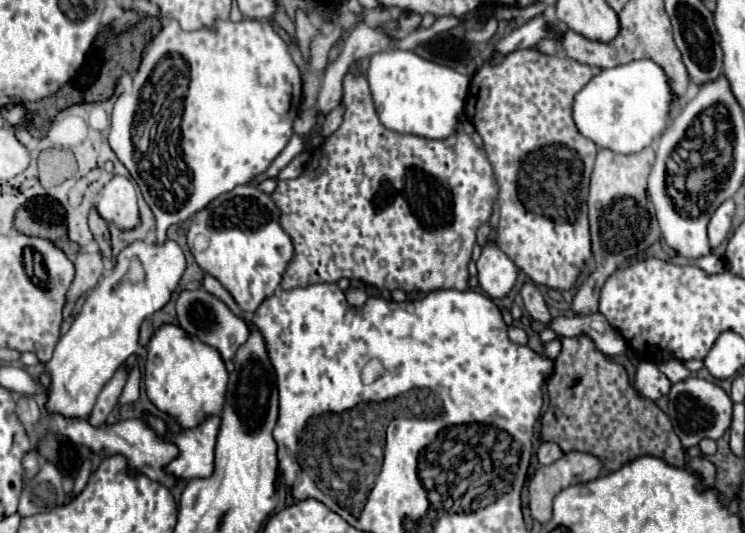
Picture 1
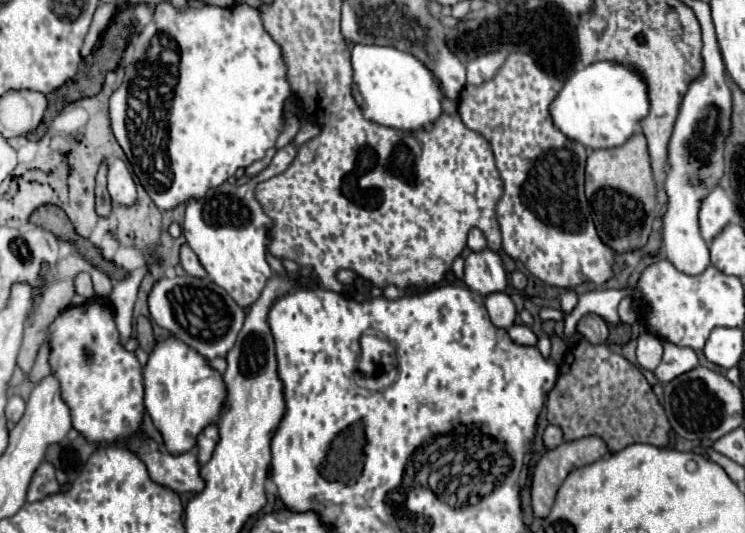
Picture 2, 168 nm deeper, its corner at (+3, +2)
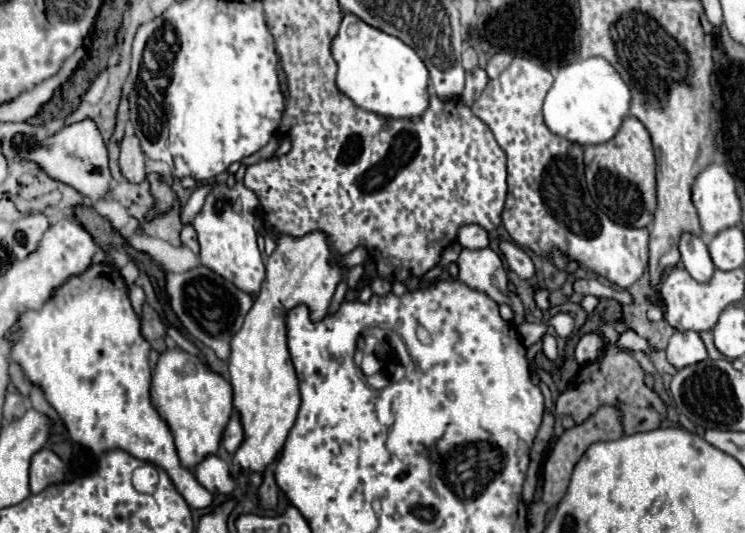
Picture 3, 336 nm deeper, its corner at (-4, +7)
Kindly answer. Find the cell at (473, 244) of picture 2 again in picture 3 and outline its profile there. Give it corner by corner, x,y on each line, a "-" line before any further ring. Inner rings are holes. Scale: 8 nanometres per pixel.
469,224
463,226
459,230
459,240
457,240
463,248
469,250
479,250
479,248
487,248
489,246
489,234
485,228
477,226
477,224

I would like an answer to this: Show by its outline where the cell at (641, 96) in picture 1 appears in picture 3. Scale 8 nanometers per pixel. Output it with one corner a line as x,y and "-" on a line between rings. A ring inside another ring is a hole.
589,58
559,70
555,84
545,98
543,116
551,132
587,146
609,142
629,116
629,108
631,90
619,72
605,58

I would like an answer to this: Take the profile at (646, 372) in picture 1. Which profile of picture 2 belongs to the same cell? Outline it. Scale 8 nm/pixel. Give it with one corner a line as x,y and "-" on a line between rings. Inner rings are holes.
660,339
660,341
664,347
664,357
654,373
662,383
668,383
674,377
698,367
698,357
696,357
694,349
684,349
684,347
672,345
670,341
664,341
664,339

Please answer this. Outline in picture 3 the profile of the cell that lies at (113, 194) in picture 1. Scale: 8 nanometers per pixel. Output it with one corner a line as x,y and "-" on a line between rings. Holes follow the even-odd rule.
137,136
123,138
119,166
121,166
123,176
131,184
141,184
145,180
145,156
143,156
143,150
139,148

